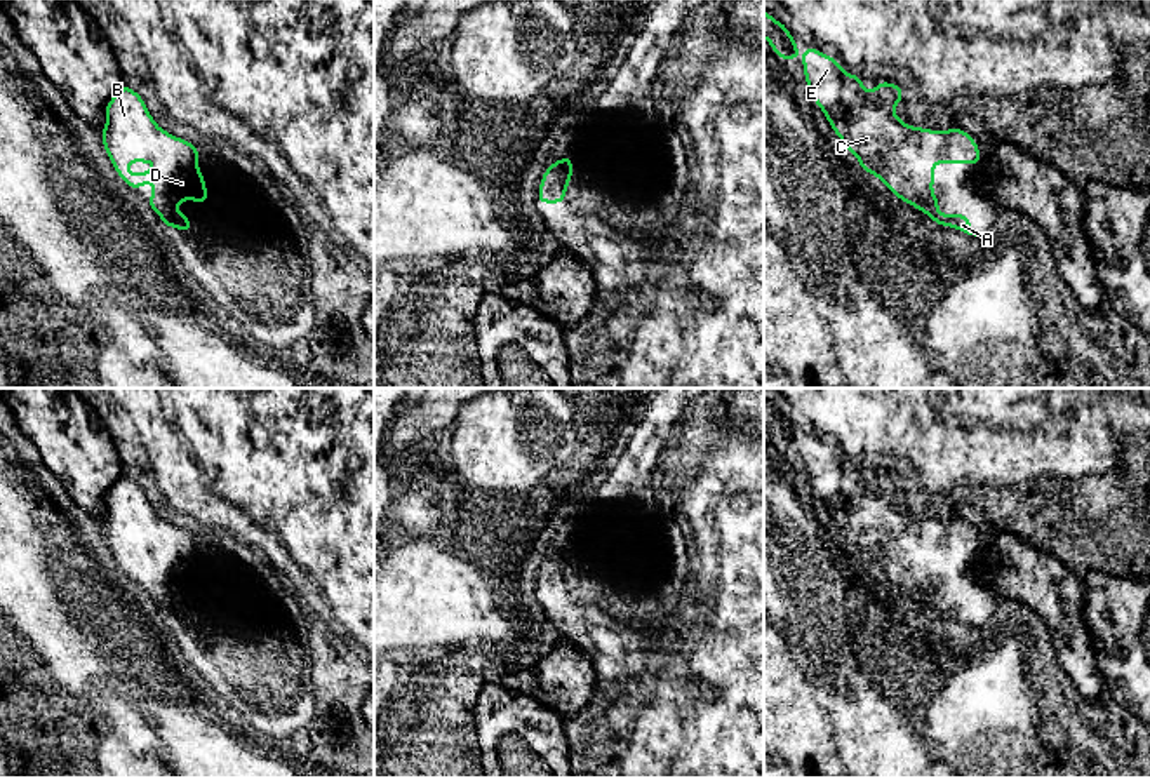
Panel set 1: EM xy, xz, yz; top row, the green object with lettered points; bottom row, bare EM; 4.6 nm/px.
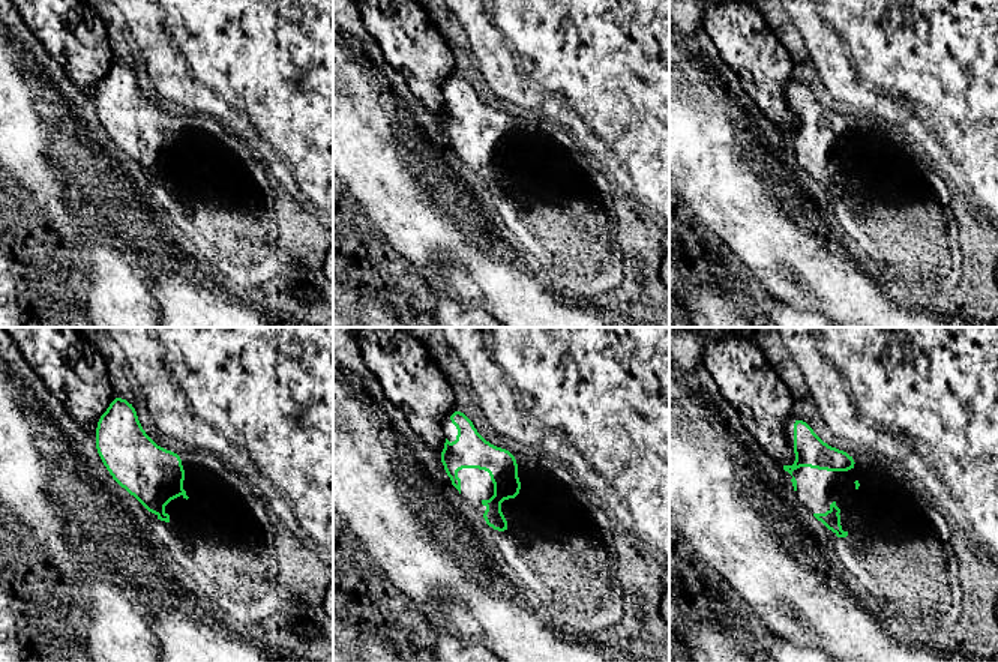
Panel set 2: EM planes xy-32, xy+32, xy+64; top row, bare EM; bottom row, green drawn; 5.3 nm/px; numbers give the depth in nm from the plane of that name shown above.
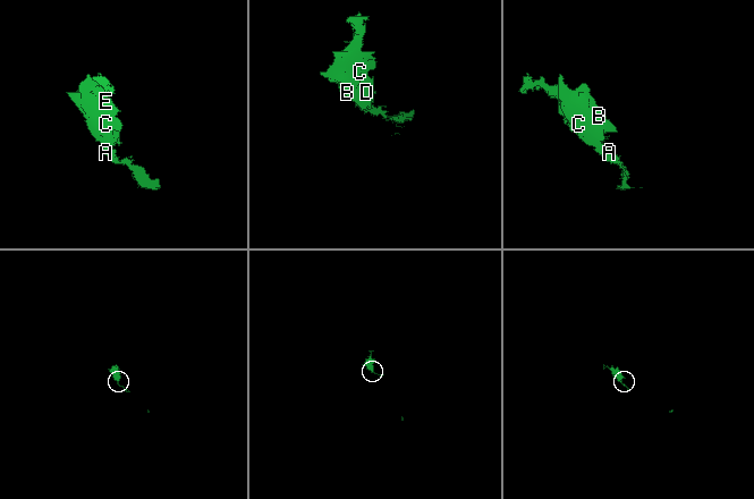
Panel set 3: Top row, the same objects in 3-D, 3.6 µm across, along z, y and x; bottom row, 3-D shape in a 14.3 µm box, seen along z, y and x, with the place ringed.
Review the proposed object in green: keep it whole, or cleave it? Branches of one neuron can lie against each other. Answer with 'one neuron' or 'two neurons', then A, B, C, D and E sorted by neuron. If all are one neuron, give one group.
one neuron; groups A B C D E

